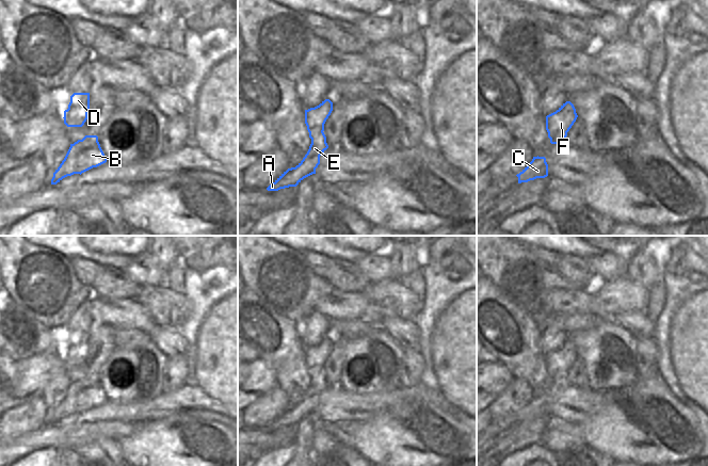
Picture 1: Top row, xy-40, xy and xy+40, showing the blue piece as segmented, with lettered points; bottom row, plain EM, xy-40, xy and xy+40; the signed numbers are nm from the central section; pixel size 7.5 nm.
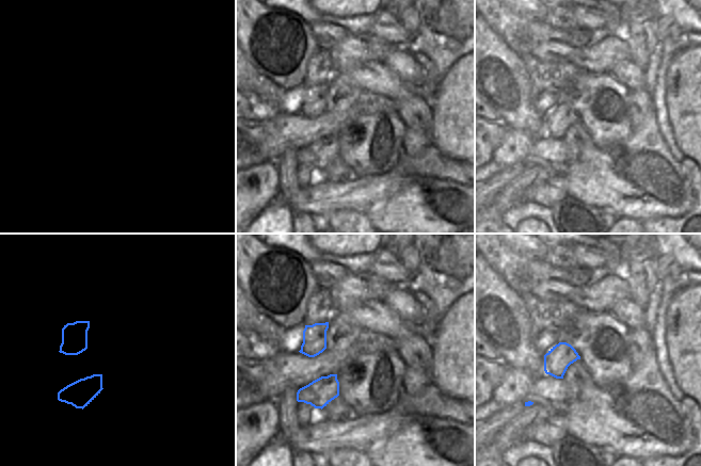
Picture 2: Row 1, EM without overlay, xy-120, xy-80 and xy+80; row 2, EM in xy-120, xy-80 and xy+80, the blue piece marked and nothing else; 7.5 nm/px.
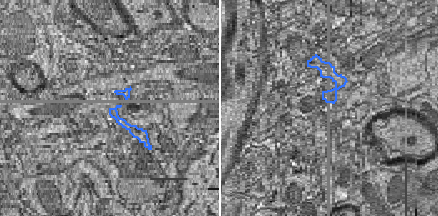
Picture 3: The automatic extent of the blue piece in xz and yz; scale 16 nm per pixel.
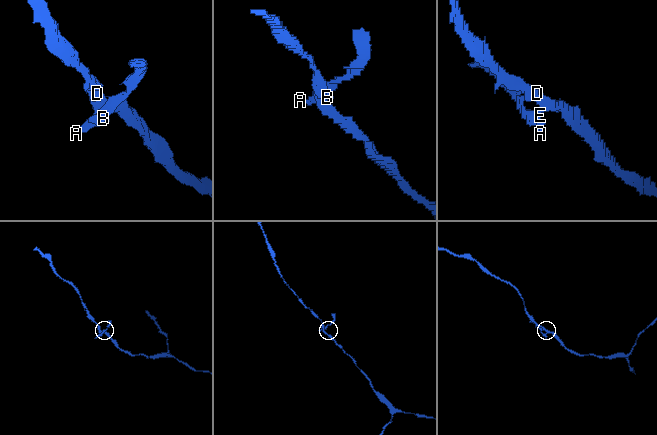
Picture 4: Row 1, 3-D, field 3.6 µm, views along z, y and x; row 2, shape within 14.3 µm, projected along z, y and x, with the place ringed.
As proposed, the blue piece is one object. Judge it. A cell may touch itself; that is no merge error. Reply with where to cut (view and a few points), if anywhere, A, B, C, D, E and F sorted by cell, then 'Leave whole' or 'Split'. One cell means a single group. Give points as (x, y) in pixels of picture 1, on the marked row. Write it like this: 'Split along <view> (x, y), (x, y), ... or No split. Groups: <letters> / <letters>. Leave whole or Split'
Split along xy (322, 131), (311, 140). Groups: A B C E / D F. Split

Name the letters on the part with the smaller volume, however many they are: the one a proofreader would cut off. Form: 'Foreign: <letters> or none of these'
Foreign: A, B, C, E

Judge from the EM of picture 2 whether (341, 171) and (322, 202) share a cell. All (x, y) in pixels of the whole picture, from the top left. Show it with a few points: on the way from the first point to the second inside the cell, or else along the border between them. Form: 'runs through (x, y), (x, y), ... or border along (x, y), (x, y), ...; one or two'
border along (353, 177), (347, 180), (327, 180); two

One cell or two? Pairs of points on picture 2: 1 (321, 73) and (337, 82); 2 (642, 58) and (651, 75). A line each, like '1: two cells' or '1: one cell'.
1: two cells
2: two cells

